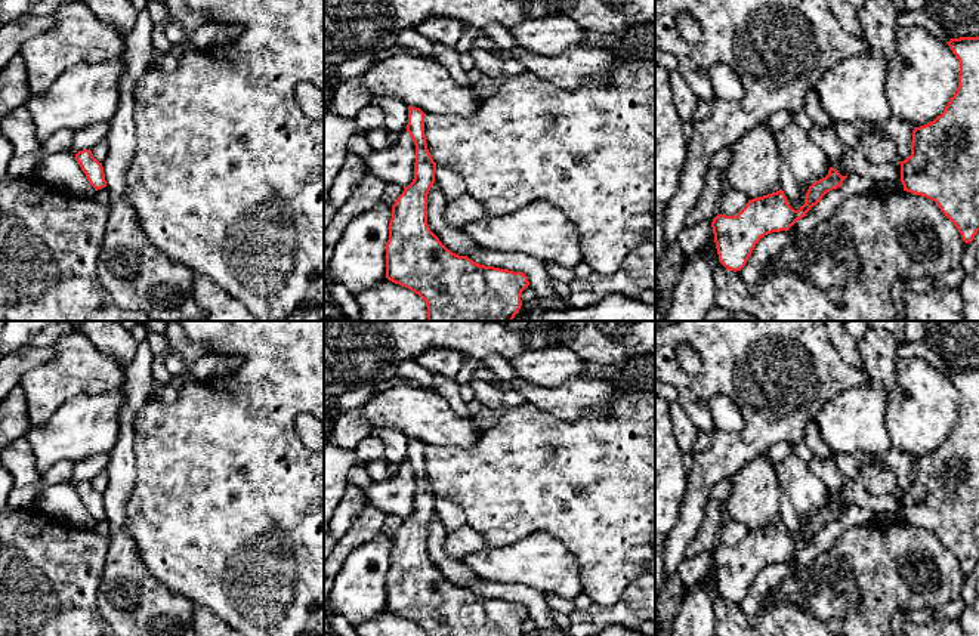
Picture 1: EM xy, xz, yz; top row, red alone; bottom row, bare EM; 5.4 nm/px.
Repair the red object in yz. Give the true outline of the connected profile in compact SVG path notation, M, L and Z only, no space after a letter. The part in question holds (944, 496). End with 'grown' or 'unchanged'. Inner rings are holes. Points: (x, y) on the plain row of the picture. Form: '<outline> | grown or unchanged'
M979 368L951 370L948 377L960 393L957 423L941 447L912 461L911 487L901 493L901 513L904 522L935 532L967 575L979 562Z | unchanged

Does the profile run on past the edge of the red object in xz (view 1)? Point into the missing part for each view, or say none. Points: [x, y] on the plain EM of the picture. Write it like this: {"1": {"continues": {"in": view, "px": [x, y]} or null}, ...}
{"1": {"continues": null}}

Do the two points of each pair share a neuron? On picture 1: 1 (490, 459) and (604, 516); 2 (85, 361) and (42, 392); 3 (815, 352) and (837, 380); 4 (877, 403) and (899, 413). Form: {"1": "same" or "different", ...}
{"1": "same", "2": "same", "3": "same", "4": "different"}

